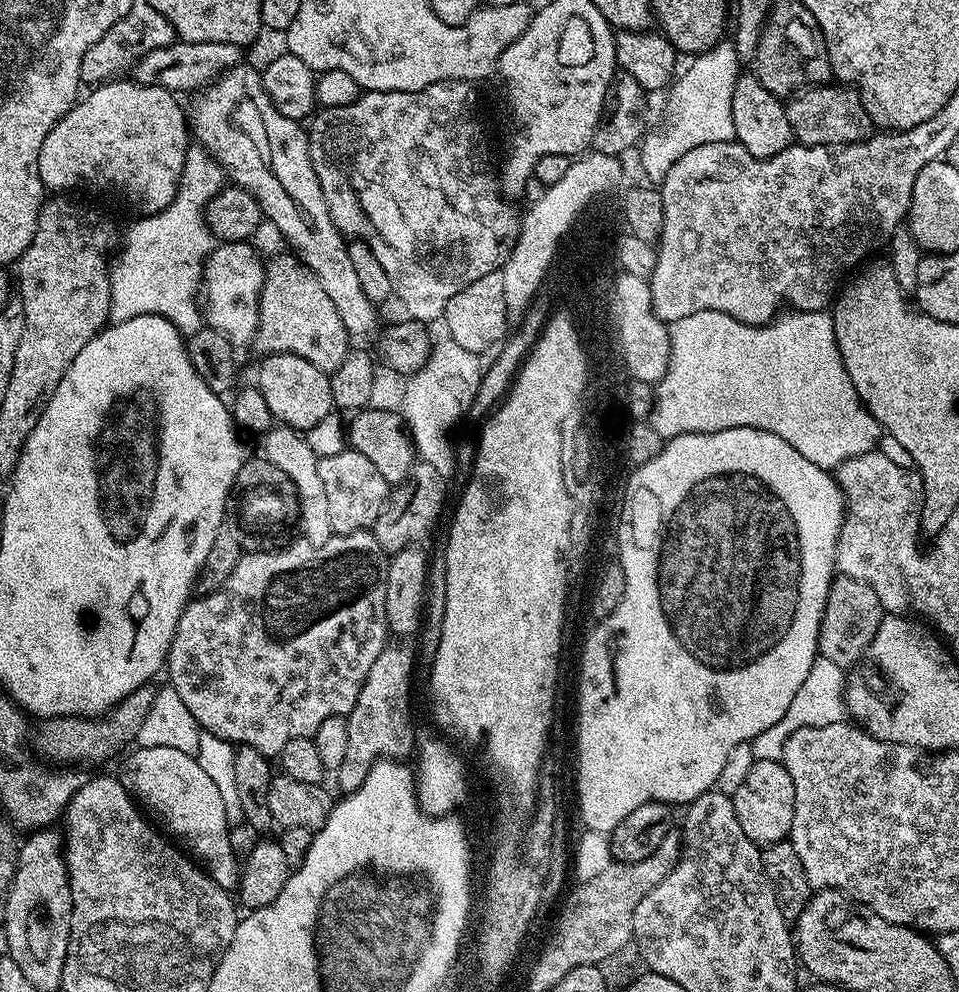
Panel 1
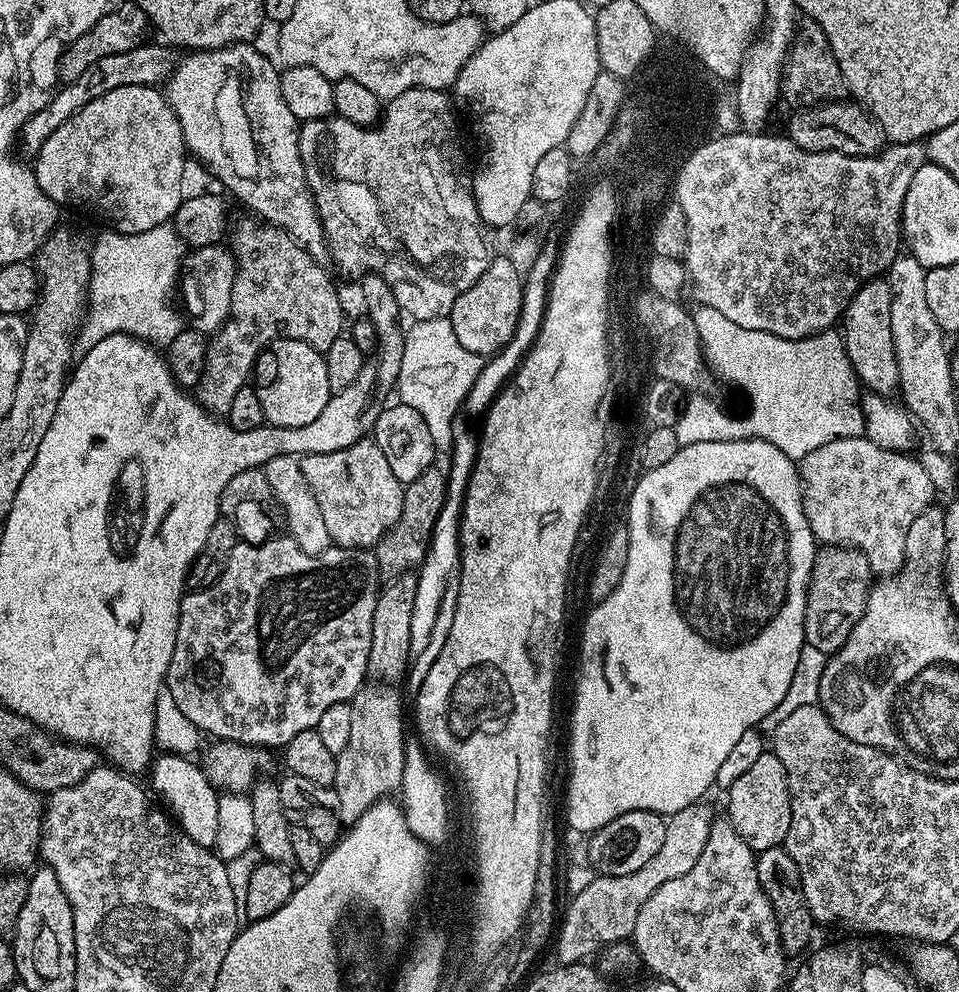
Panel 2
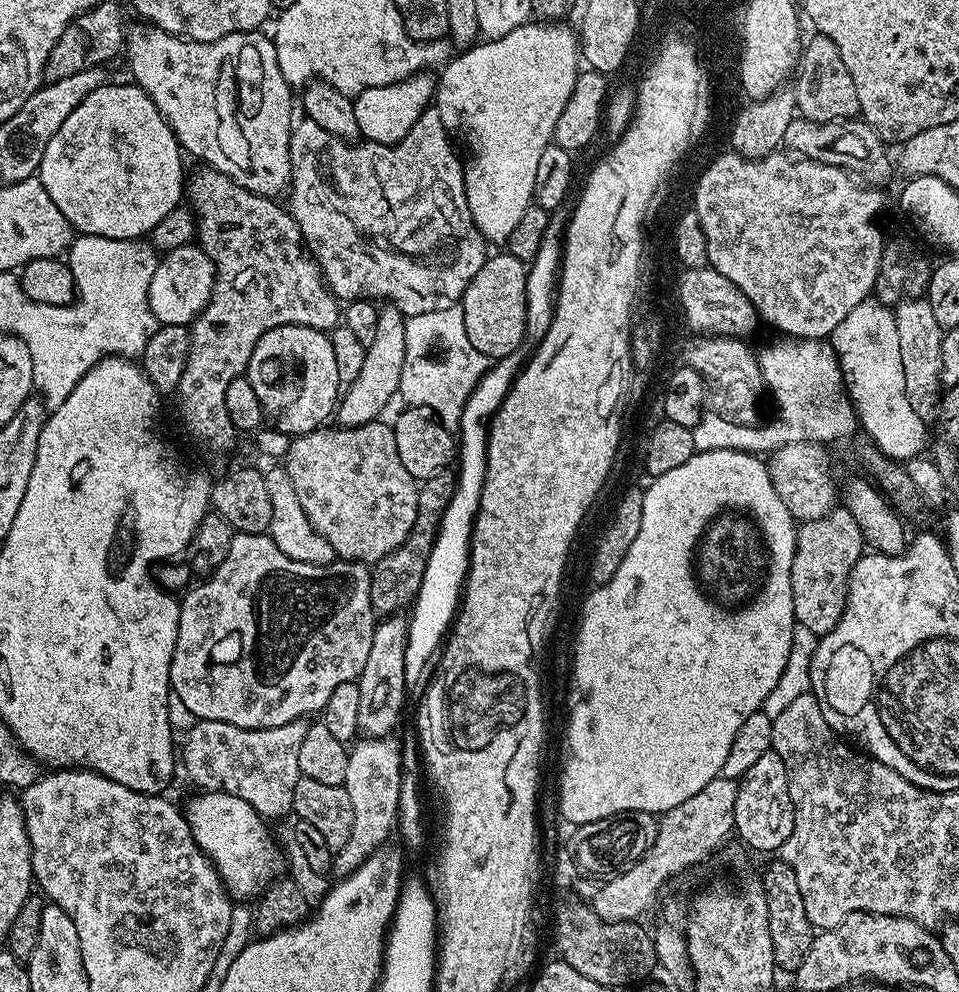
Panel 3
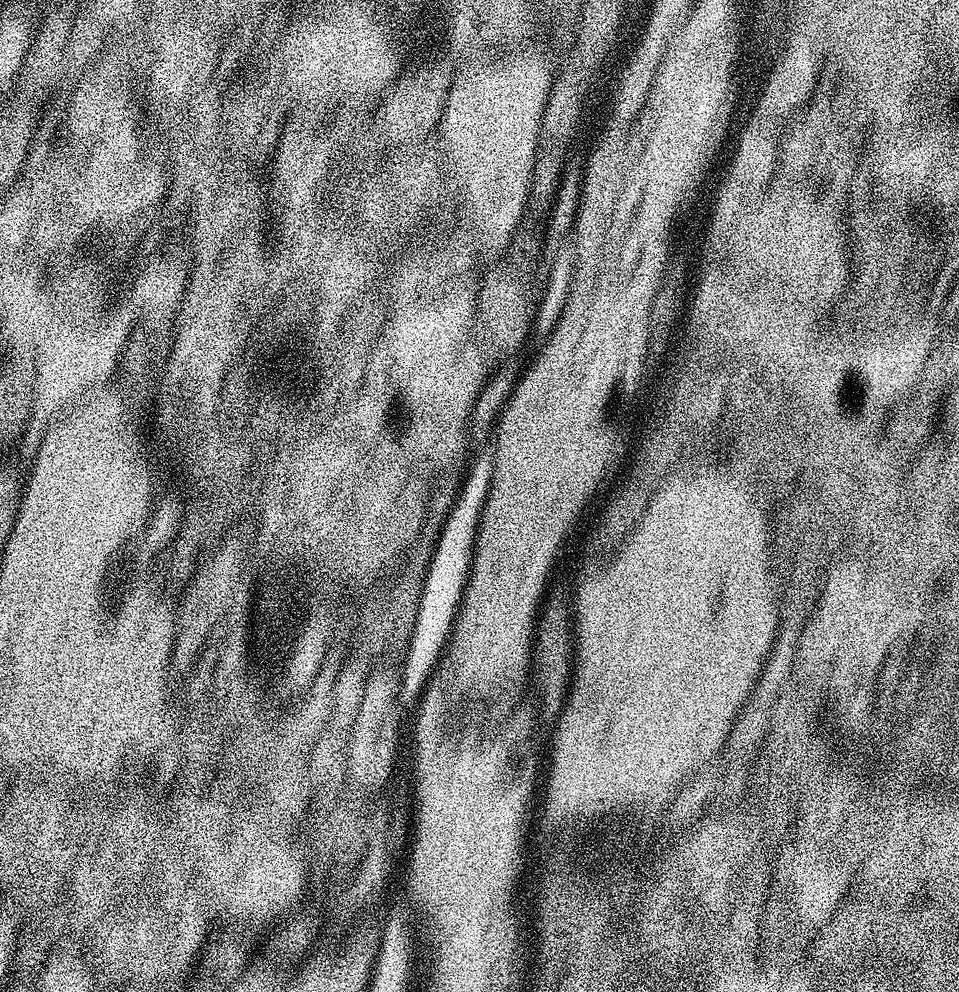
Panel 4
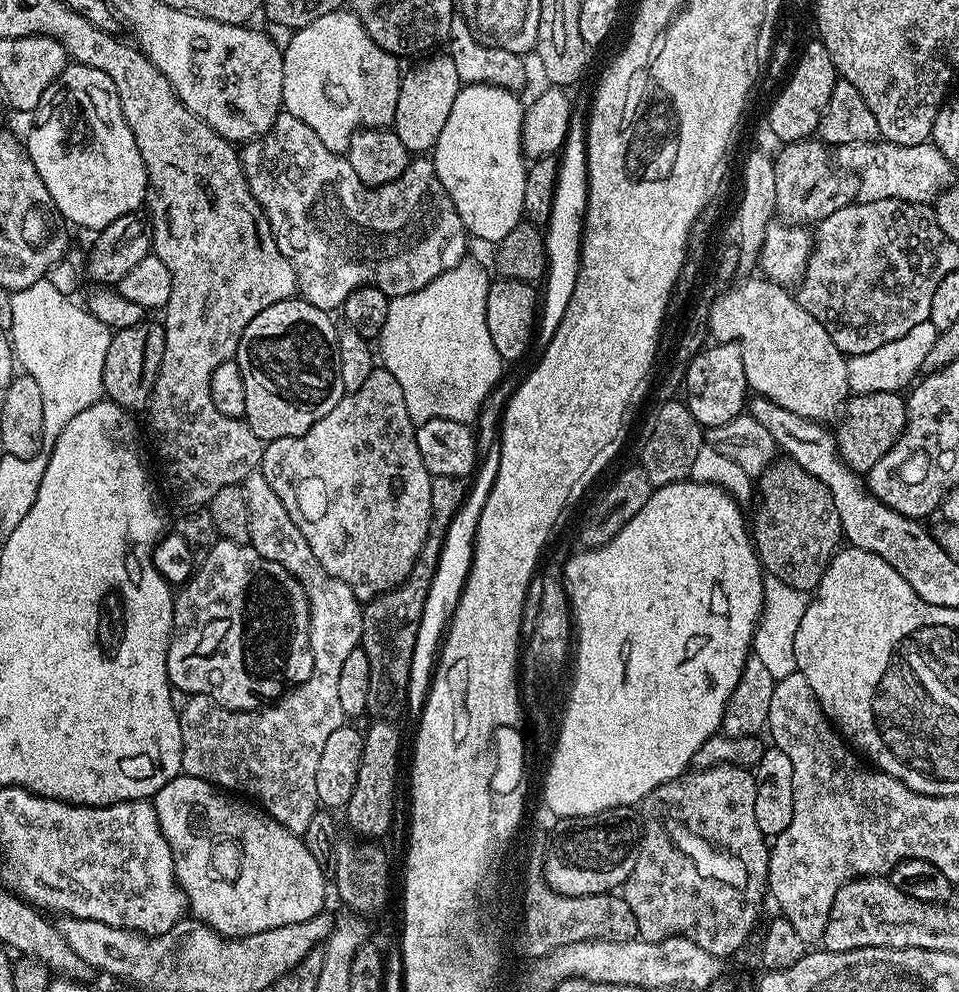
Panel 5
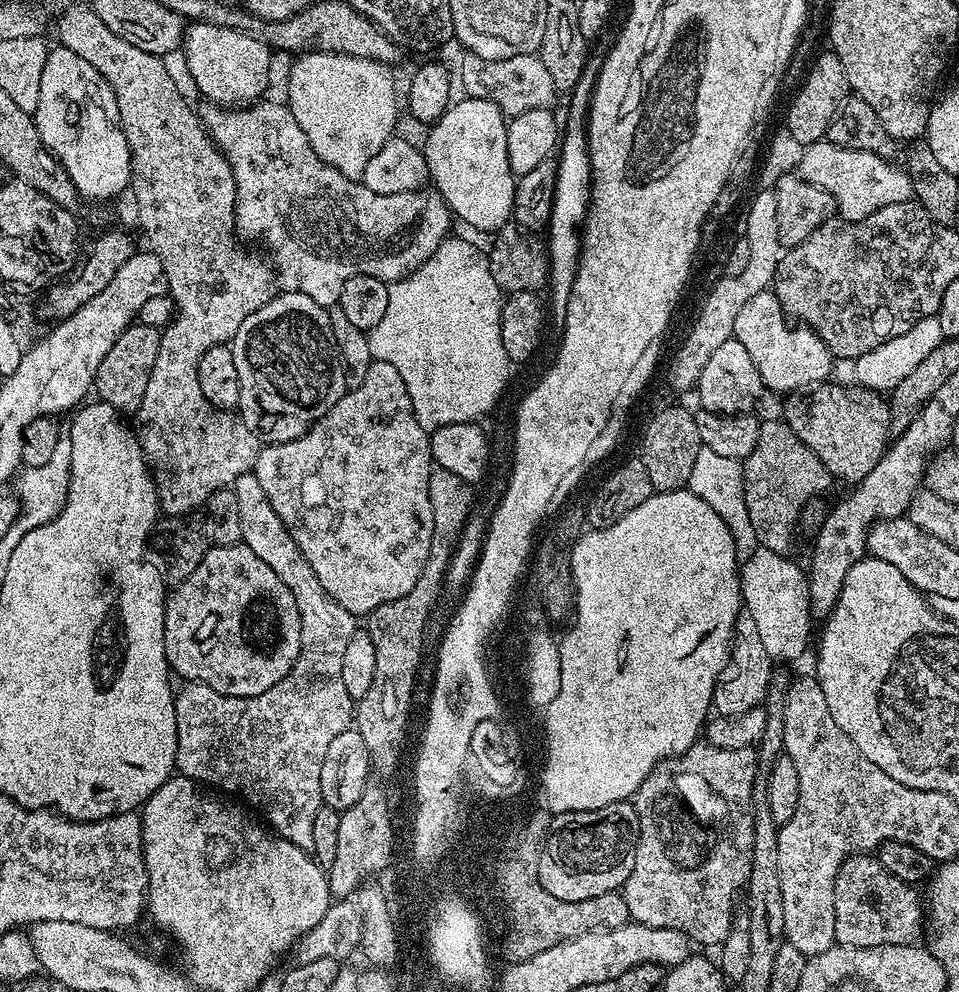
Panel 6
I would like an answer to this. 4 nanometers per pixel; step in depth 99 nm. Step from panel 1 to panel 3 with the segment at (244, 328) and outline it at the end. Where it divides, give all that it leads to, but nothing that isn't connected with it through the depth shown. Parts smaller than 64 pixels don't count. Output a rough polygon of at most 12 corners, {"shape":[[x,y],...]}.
{"shape":[[199,243],[156,261],[157,325],[191,325],[210,302],[216,267]]}

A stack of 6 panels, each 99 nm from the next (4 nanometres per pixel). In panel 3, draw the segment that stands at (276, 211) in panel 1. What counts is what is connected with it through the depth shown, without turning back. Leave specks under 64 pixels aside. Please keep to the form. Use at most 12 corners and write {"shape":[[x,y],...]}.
{"shape":[[136,22],[131,79],[181,149],[259,196],[292,183],[293,89],[263,31]]}

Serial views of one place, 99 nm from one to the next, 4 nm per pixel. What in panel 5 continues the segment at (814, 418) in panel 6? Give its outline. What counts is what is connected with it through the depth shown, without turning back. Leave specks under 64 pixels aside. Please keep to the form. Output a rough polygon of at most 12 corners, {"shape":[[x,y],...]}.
{"shape":[[862,392],[834,428],[844,464],[868,473],[898,442],[900,392]]}

